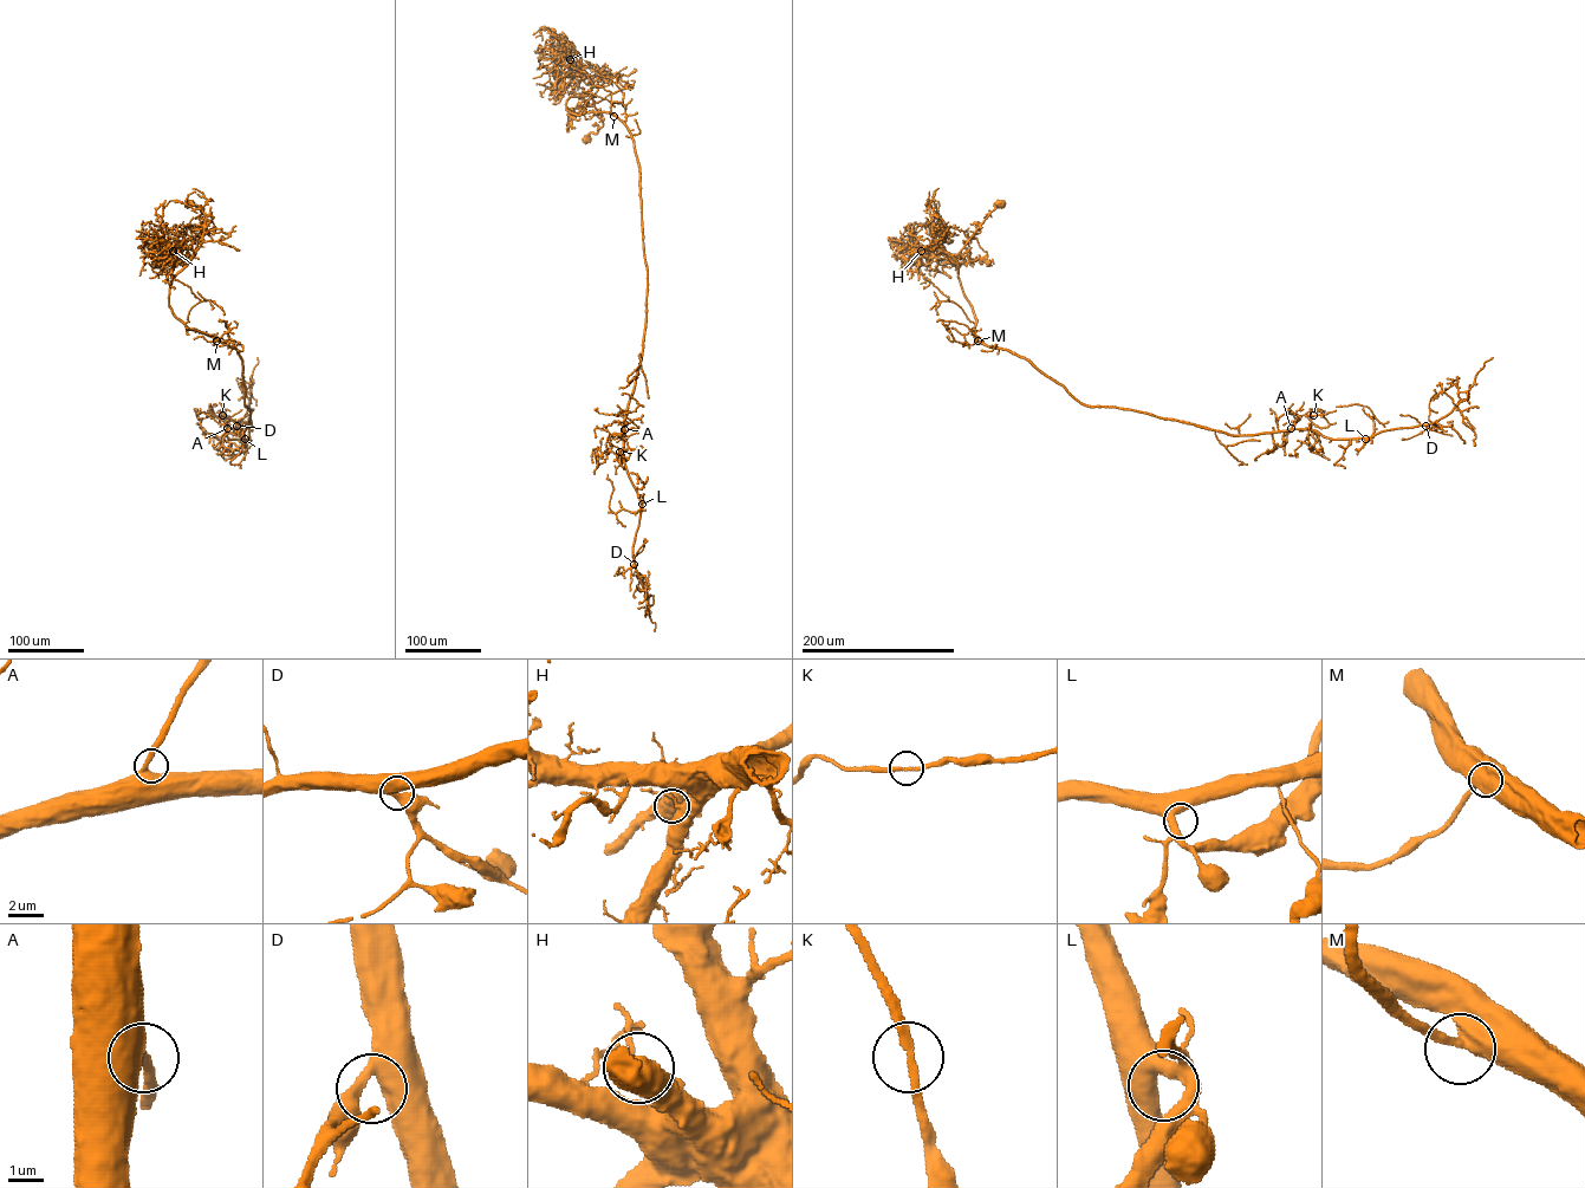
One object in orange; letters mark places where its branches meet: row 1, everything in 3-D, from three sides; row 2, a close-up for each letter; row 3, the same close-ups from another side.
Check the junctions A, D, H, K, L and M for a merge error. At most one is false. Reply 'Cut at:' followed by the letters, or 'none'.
Cut at: none

